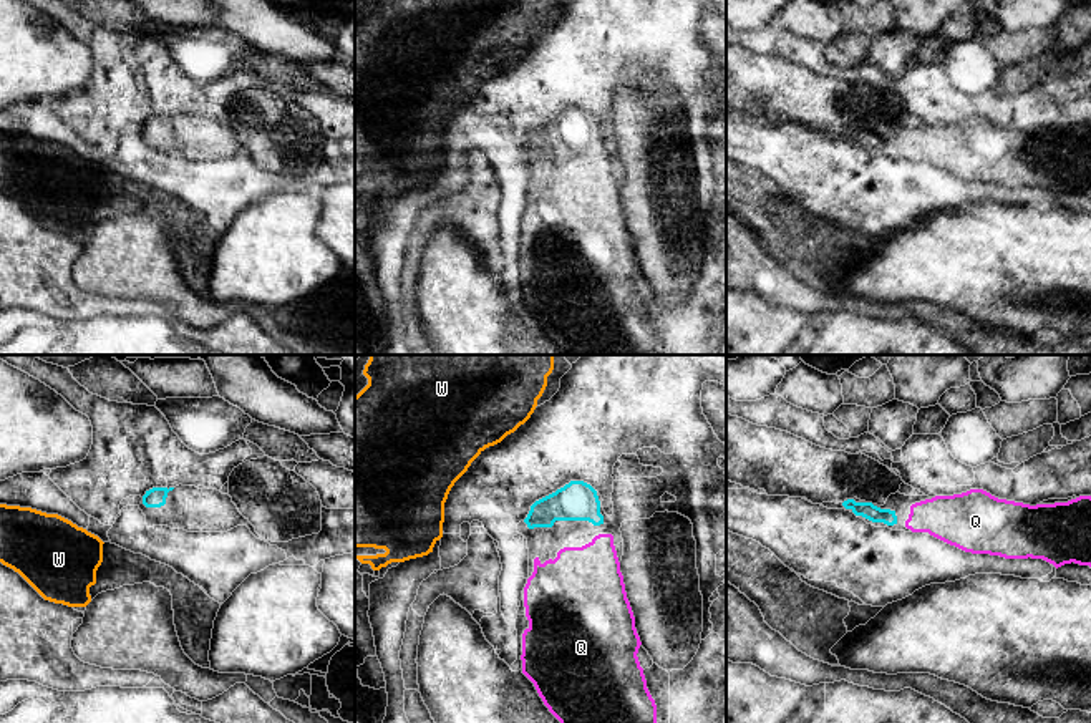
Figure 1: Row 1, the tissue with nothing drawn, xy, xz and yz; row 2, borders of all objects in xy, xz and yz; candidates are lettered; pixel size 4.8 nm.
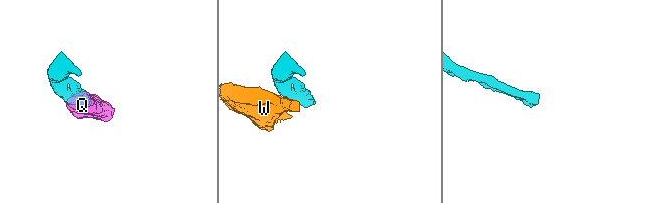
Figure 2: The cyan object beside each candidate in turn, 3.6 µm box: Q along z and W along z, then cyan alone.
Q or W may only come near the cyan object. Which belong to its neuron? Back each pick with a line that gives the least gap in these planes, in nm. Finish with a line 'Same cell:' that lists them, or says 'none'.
Q: 50 nm apart
Same cell: Q

